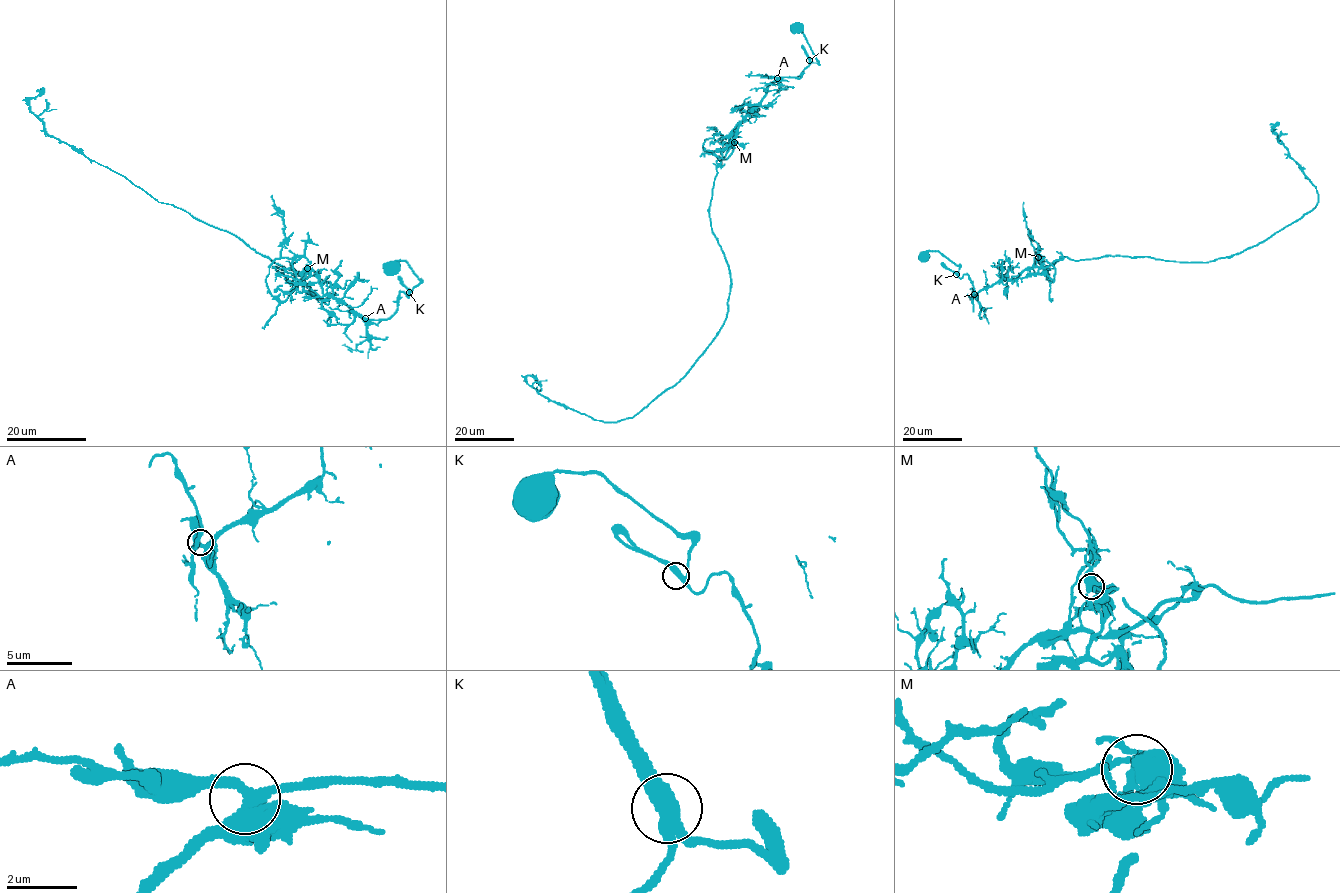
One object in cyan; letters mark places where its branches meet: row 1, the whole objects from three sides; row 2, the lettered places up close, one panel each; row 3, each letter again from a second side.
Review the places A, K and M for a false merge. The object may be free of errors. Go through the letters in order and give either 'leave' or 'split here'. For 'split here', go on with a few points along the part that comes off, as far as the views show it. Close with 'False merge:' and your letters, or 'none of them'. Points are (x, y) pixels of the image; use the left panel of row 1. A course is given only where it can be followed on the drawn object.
A: leave
K: leave
M: split here; course (307, 268), (310, 262), (304, 257), (276, 259), (266, 278), (268, 291), (283, 301), (307, 272)
False merge: M

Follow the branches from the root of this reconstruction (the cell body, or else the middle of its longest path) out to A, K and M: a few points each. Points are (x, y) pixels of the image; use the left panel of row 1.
A: (390, 265), (404, 260), (420, 282), (409, 297), (400, 292), (397, 311), (389, 318), (365, 318)
K: (390, 265), (404, 260), (420, 279), (409, 292)
M: (390, 265), (404, 260), (420, 282), (409, 297), (400, 292), (393, 315), (378, 320), (307, 292), (307, 268)

